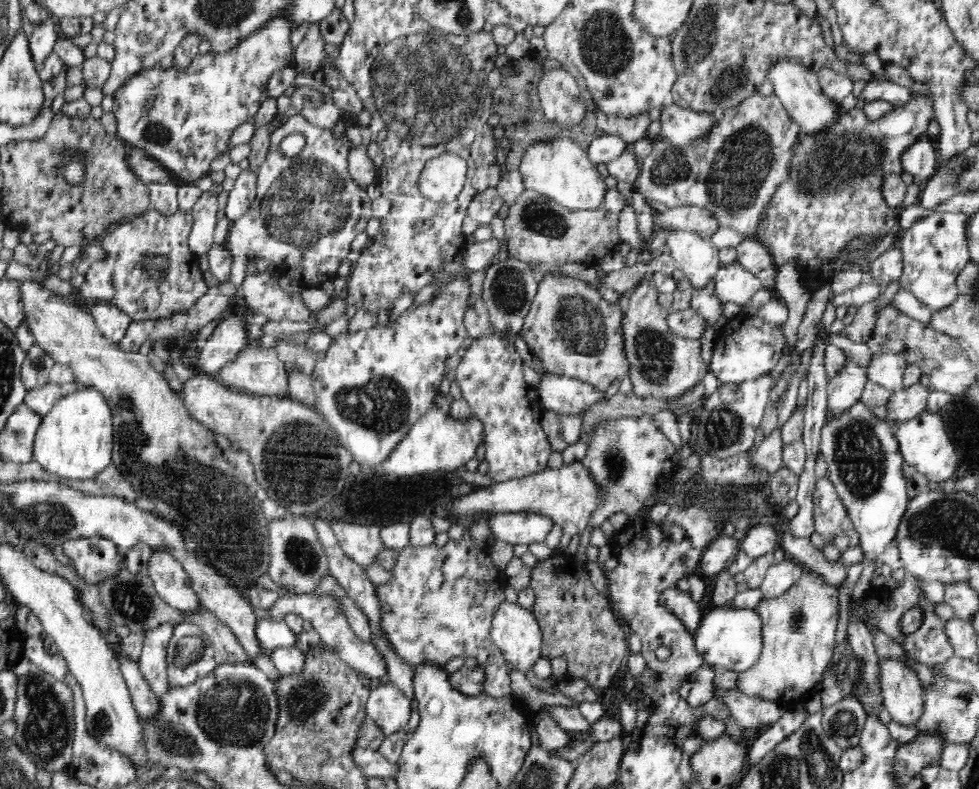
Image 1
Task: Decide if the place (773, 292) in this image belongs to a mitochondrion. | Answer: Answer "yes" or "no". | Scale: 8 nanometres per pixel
no

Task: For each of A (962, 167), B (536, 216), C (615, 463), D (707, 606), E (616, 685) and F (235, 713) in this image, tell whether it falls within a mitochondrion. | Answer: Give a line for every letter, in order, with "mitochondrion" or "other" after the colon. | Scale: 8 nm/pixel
A: mitochondrion
B: mitochondrion
C: mitochondrion
D: other
E: other
F: mitochondrion

